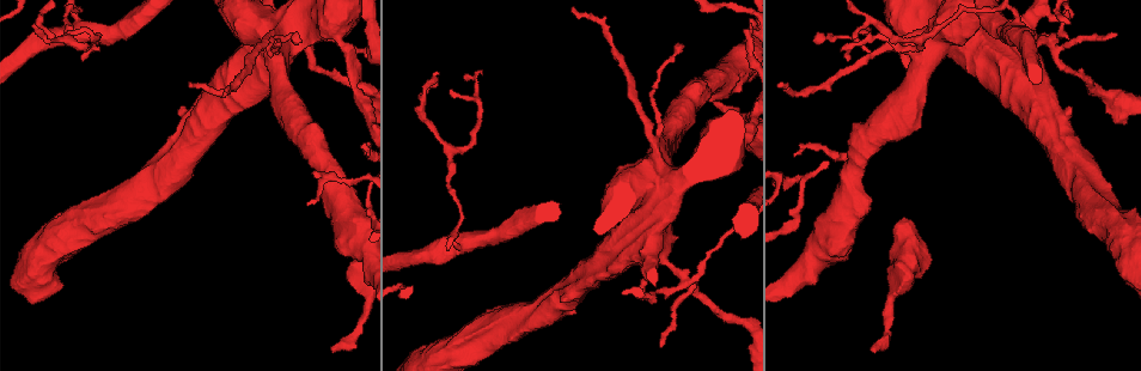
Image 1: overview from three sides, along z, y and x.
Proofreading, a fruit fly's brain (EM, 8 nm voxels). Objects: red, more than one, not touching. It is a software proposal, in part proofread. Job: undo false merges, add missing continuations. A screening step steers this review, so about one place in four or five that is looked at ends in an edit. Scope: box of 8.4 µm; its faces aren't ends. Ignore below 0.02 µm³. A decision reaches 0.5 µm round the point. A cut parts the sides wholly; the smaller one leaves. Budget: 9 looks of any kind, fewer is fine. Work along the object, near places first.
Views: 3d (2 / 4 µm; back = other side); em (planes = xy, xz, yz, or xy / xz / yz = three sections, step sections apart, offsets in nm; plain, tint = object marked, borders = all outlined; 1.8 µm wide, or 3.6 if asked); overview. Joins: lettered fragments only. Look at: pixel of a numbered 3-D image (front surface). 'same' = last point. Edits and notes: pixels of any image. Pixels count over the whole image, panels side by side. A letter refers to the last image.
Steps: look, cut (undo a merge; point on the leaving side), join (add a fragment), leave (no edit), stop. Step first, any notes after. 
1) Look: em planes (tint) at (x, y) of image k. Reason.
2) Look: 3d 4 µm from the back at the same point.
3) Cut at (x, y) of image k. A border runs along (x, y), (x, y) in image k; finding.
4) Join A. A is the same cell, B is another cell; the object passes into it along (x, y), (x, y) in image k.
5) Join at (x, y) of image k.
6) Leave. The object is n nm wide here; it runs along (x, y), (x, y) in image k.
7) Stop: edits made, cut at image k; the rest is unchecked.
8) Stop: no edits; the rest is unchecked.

Look: 3d 2 µm at (276, 48) of image 1. Thick turns thin.

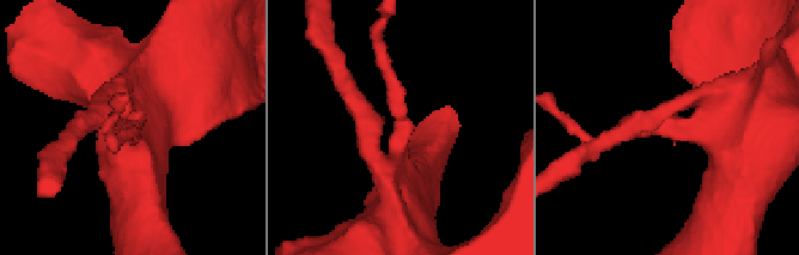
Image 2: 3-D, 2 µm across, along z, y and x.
Look: em planes (borders) at (404, 136) of image 2.

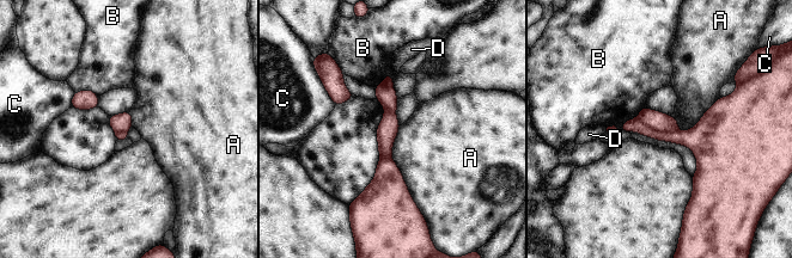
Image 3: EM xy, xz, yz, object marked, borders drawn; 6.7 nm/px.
Cut at (693, 139) of image 3. A, B, C and D are other cells; two neurons meet here.

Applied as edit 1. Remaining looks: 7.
Look: em planes (borders) at (692, 278) of image 1. Abrupt turn.

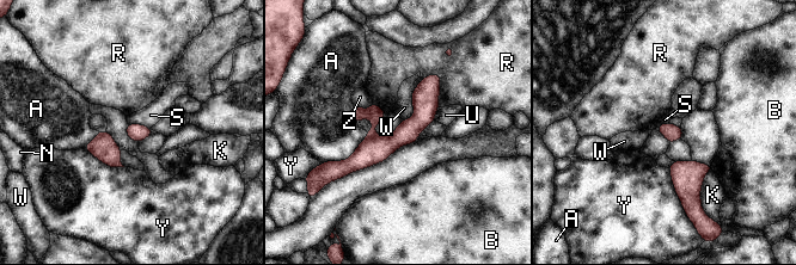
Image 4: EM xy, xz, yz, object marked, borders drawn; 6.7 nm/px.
Cut at (374, 149) of image 4. The object is 110 nm wide here; A, B, K, N, R, S, U, W, Y and Z are other cells; the part that leaves runs along (436, 78), (402, 136), (337, 168) in image 4; a second neuron is stuck on.

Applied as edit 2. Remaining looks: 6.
Look: overview. Redraw.

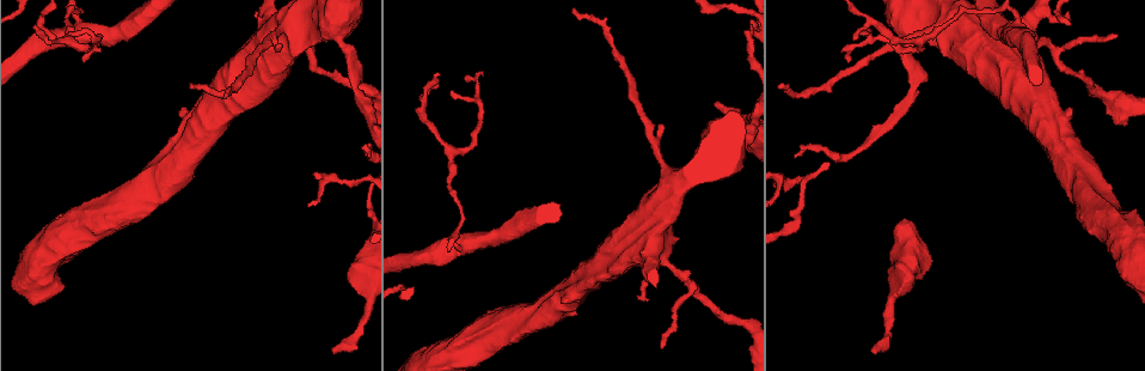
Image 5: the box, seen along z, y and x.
Look: 3d 2 µm at (1013, 31) of image 5. Sharp bend.

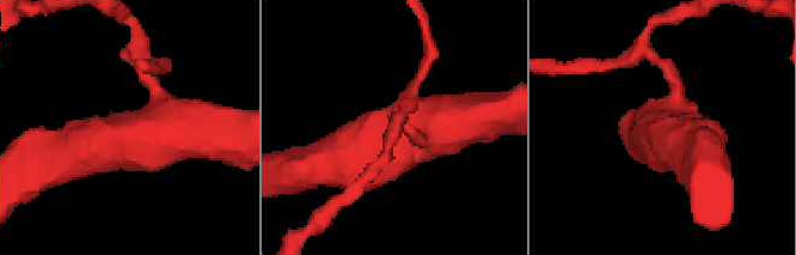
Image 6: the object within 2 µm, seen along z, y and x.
Look: em xz step 8 (tint) at (422, 137) of image 6. 4 arms meet here; need the tissue.

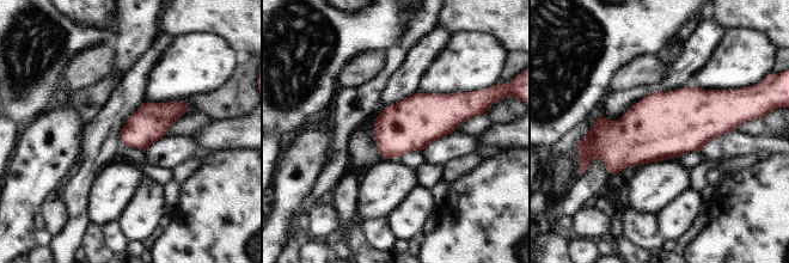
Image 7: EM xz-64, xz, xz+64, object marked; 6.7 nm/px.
Look: em xy step 4 (borders) at the same point.

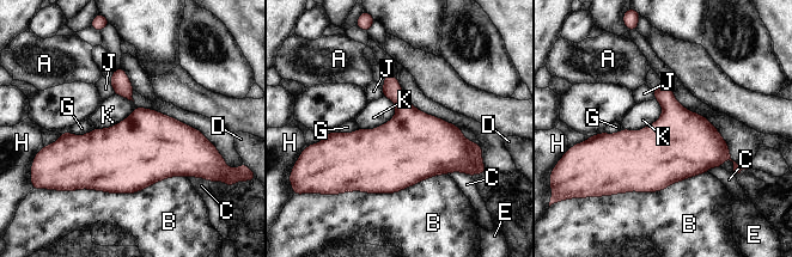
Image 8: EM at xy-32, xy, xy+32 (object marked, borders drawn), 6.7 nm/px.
Leave. The object is 460 nm wide here; A, B, C, D, E, G, H, J and K are other cells; a border runs along (396, 104), (385, 123), (360, 129) in image 8; all the same neuron.

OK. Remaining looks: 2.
Look: em 3.6 µm xy step 16 (tint) at (332, 351) of image 5. Branch stops here.

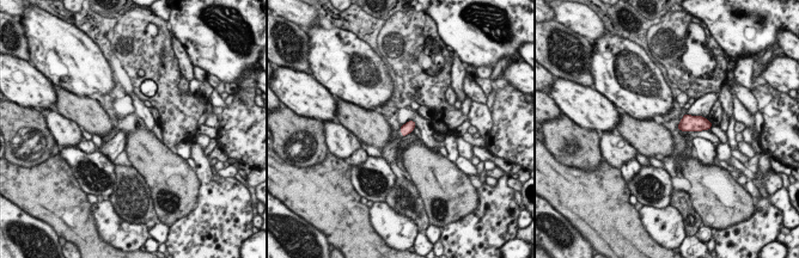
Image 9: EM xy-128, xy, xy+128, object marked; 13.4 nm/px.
Look: em 3.6 µm planes (borders) at the same point.

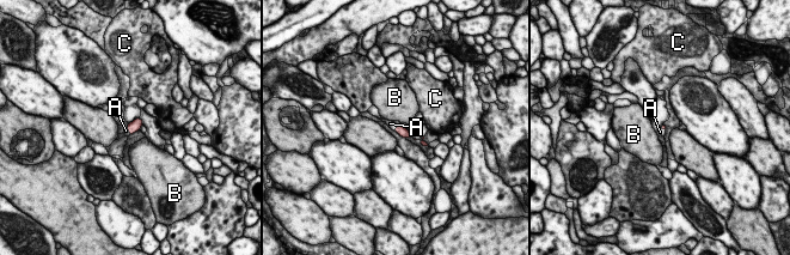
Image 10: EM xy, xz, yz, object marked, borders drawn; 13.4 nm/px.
Join A. A is the same cell, B and C are other cells; the object passes into it along (399, 129), (396, 128), (390, 123) in image 10; the neuron continues.

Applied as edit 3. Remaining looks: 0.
Stop: edits made, cut at image 3, cut at image 4, join at image 10; the rest is unchecked.

